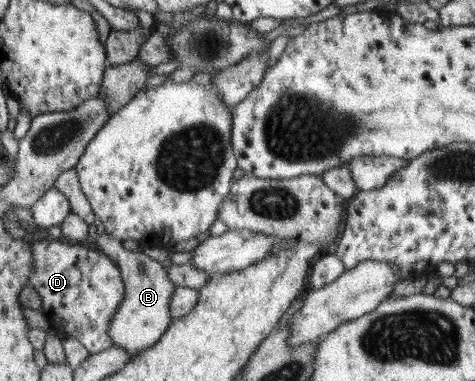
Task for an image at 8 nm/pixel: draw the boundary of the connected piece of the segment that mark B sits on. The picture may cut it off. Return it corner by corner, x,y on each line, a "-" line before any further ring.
104,232
96,238
96,244
102,253
111,256
111,259
119,264
127,288
124,302
120,303
116,315
112,315
112,321
108,323
108,337
111,338
113,347
124,348
135,355
152,347
174,322
170,316
170,297
176,289
176,284
172,284
167,270
160,262
152,259
146,252
127,250
118,238
110,238

